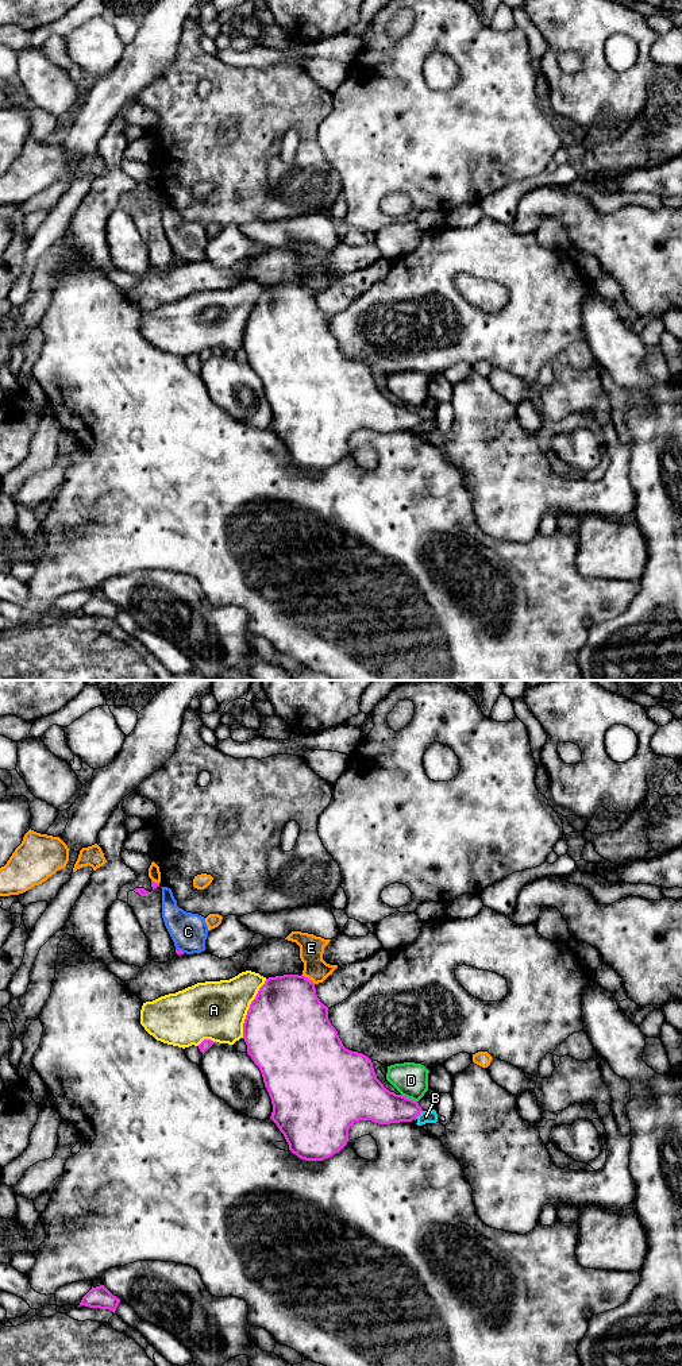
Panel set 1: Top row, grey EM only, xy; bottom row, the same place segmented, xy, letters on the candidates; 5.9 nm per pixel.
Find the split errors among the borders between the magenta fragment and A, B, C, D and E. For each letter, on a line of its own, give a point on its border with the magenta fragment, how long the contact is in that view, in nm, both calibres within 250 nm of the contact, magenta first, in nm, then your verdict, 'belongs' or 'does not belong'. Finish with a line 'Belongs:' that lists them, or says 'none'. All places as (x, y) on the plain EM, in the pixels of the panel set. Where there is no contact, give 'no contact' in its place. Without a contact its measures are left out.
A: meets magenta in xy at (249, 317); contact 380 nm long; 500 nm thick on the magenta side, 360 nm on the other; does not belong
B: meets magenta in xy at (419, 423); contact 60 nm long; 220 nm thick on the magenta side, 80 nm on the other; does not belong
C: meets magenta in xy at (180, 259); contact 50 nm long; 30 nm thick on the magenta side, 220 nm on the other; does not belong
D: meets magenta in xy at (409, 408); contact 110 nm long; 240 nm thick on the magenta side, 200 nm on the other; does not belong
E: meets magenta in xy at (307, 286); contact 100 nm long; 420 nm thick on the magenta side, 140 nm on the other; does not belong
Belongs: none

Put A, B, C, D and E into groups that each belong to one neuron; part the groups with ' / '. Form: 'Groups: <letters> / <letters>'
Groups: A / B / C / D / E

